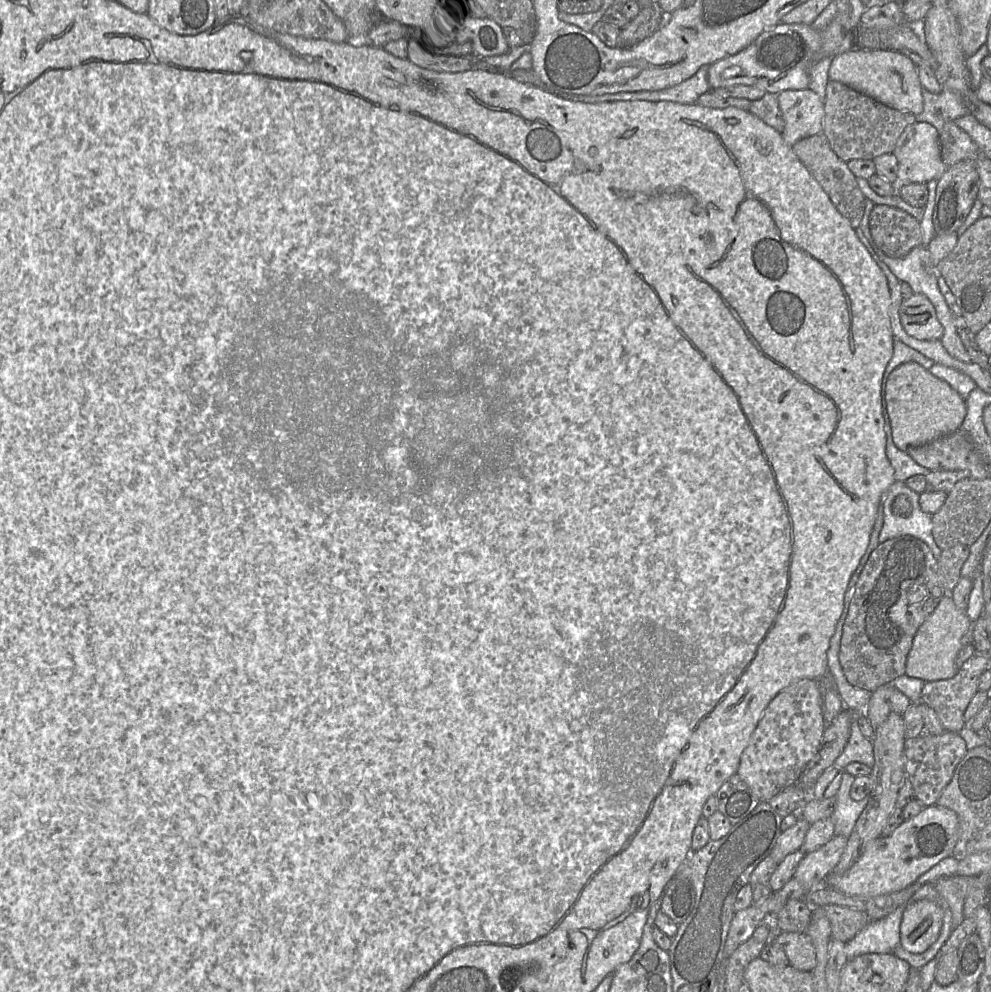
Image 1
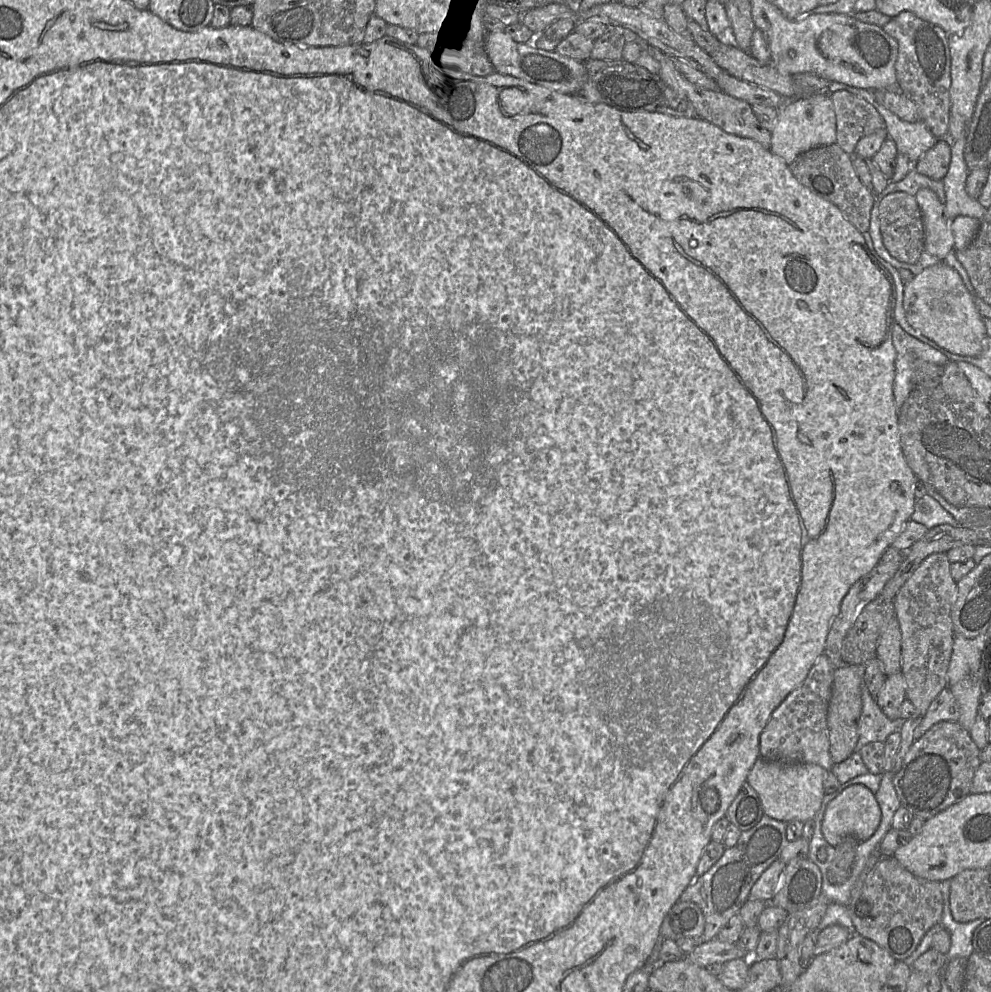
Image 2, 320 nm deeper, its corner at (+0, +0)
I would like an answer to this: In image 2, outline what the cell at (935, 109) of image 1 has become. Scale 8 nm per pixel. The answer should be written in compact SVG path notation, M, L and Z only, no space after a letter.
M876 100L869 103L883 117L888 137L895 142L898 153L905 155L912 163L916 163L936 144L938 138L923 121L908 122L887 110Z

